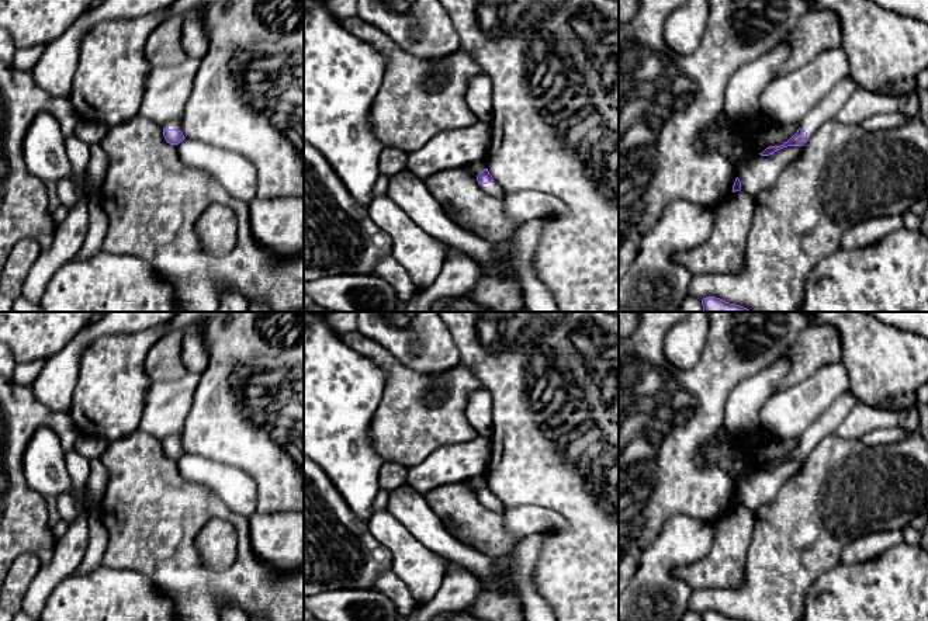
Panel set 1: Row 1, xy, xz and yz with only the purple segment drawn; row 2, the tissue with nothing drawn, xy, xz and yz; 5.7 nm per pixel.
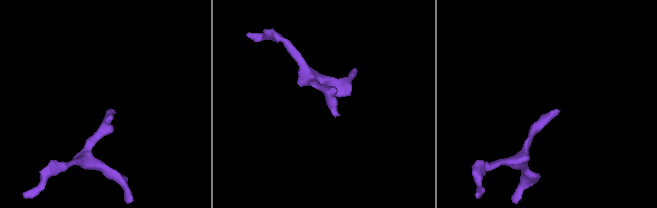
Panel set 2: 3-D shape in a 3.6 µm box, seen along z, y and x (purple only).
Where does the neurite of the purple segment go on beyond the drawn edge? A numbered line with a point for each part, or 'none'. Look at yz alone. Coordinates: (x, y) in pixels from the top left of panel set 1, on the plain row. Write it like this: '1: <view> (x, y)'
1: yz (826, 425)

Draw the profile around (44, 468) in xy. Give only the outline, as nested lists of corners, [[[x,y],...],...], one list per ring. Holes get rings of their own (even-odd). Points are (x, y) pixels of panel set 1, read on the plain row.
[[[48,427],[38,429],[24,451],[22,472],[28,486],[44,497],[70,493],[72,481],[65,465],[58,436]]]

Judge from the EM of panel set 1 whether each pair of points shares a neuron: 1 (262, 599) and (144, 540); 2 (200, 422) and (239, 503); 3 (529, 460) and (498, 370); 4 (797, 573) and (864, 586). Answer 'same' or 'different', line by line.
1: same
2: different
3: same
4: different

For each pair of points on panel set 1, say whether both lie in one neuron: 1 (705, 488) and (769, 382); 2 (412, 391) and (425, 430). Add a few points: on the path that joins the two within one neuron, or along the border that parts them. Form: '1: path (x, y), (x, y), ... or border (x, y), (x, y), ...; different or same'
1: border (730, 394), (726, 402), (726, 426); different
2: path (412, 401), (418, 412), (418, 420); same

